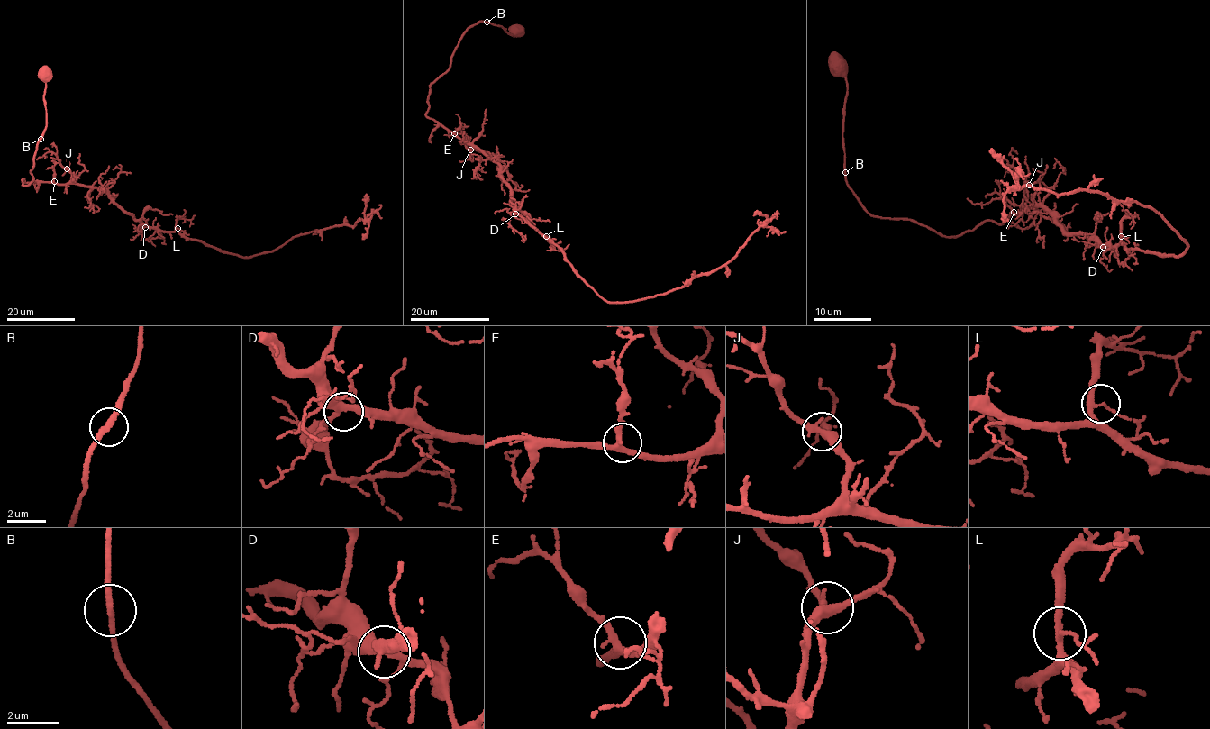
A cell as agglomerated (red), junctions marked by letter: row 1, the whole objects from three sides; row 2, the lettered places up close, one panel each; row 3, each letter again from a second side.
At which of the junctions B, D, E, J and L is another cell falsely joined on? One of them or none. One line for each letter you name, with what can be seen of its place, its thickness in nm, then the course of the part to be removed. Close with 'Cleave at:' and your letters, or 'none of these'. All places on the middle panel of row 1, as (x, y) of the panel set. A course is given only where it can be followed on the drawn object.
Cleave at: none of these

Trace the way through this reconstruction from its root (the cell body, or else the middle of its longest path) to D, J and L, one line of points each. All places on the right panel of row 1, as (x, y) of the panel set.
D: (839, 66), (847, 89), (846, 183), (872, 214), (956, 237), (1038, 204), (1067, 233), (1103, 247)
J: (839, 66), (847, 89), (846, 183), (872, 214), (917, 221), (956, 237), (1019, 212), (1029, 185)
L: (839, 66), (847, 89), (846, 183), (872, 214), (956, 237), (1038, 204), (1067, 233), (1114, 246), (1121, 236)

